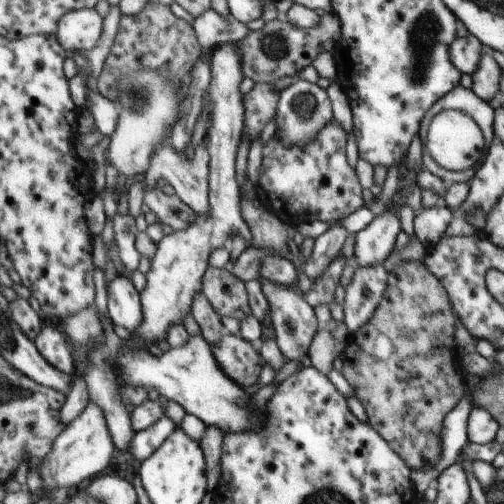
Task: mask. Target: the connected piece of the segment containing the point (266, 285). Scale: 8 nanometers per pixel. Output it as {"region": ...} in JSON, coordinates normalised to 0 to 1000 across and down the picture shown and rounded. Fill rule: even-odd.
{"region":[[[520,556],[516,563],[524,589],[534,601],[540,647],[548,661],[548,683],[560,706],[569,718],[597,718],[599,710],[613,702],[617,683],[629,677],[629,661],[635,657],[637,643],[627,631],[625,615],[607,599],[601,583],[575,575],[569,565],[544,563],[536,556]]]}

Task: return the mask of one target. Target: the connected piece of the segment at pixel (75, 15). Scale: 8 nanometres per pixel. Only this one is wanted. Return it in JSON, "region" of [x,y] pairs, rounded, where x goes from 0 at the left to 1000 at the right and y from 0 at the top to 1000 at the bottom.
{"region":[[[190,20],[139,22],[113,56],[113,81],[141,107],[185,101],[200,75],[202,36]]]}

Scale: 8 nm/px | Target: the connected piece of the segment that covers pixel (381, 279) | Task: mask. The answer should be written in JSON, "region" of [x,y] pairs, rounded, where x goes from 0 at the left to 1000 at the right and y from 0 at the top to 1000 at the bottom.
{"region":[[[760,524],[750,528],[704,528],[702,548],[687,569],[681,623],[694,661],[730,641],[754,595],[760,595],[770,542]]]}

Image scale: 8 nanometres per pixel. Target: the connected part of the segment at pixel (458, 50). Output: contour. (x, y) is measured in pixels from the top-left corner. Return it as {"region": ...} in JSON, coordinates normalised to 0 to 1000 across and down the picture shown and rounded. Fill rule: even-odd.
{"region":[[[938,69],[907,73],[897,79],[889,111],[901,135],[909,135],[913,145],[940,149],[948,139],[948,123],[956,111],[956,99],[964,97]]]}

